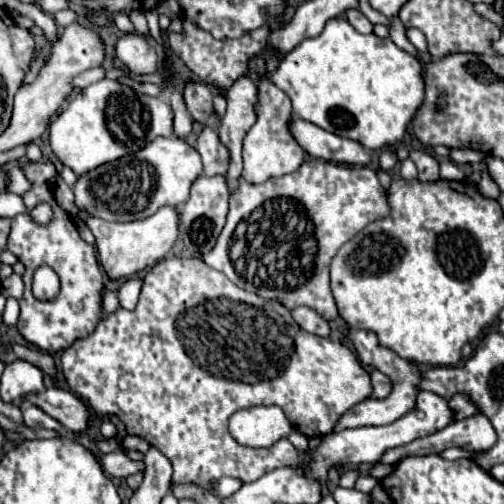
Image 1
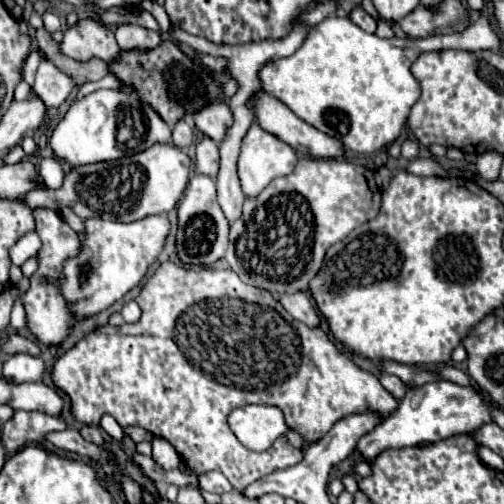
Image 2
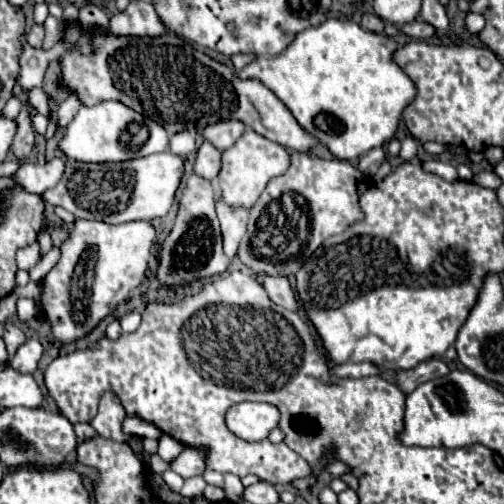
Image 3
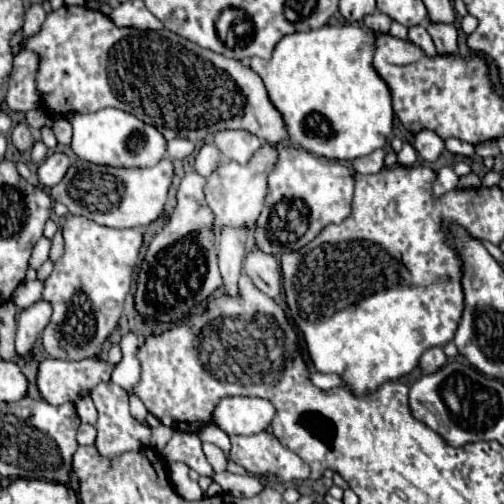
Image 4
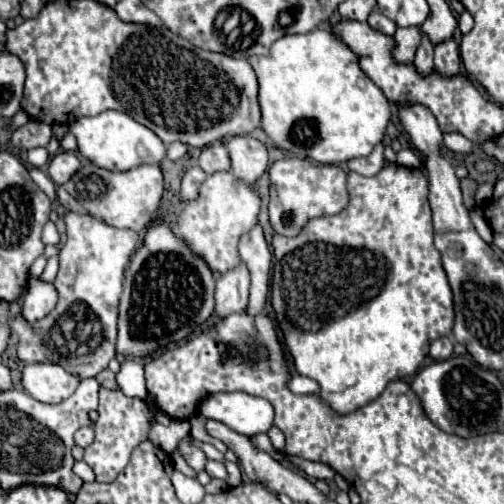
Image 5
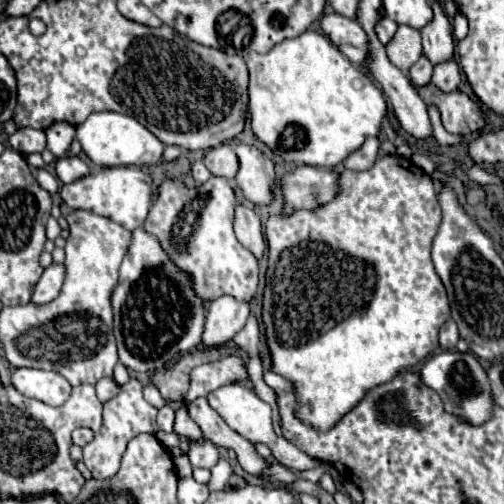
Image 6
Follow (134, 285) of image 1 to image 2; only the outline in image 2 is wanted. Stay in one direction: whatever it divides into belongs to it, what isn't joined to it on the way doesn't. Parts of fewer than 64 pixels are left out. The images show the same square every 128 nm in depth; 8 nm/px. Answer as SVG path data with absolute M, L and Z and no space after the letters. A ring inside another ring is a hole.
M134 300L126 302L126 304L122 306L122 316L124 316L126 322L136 322L136 320L140 318L140 306L138 306Z

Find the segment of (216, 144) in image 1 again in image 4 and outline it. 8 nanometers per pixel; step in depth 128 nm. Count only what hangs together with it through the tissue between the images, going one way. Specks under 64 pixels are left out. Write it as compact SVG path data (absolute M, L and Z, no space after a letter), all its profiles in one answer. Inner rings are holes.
M204 144L196 154L196 172L208 178L222 162L222 154L214 144Z

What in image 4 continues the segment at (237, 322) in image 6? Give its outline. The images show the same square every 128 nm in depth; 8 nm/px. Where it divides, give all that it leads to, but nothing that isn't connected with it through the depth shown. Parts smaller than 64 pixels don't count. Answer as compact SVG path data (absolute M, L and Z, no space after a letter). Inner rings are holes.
M222 228L218 240L218 264L224 278L224 290L230 296L238 294L238 276L242 274L244 246L248 240L246 228Z

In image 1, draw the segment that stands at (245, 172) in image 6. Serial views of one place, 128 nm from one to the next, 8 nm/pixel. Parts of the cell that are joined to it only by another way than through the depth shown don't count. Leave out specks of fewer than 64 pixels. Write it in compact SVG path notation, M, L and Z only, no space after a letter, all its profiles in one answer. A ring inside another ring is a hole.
M186 82L184 102L194 120L198 120L206 126L212 126L212 128L216 126L216 114L212 110L212 92L208 90L208 86L204 86L200 82Z

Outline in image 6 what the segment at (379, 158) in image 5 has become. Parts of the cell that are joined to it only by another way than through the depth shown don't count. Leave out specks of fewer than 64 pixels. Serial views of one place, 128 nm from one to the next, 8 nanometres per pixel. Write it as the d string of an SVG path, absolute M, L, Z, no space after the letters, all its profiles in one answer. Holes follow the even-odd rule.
M368 138L360 150L352 152L352 154L344 160L344 166L346 166L348 170L358 170L358 172L368 170L368 168L372 168L372 164L376 162L378 154L380 154L380 140L378 140L378 138Z

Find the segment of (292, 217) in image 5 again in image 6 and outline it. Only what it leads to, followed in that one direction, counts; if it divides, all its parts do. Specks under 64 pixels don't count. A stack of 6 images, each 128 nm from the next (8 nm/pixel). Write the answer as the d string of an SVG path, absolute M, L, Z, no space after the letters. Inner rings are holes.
M296 166L294 170L286 172L282 176L282 216L288 216L296 210L312 210L318 206L324 206L332 202L338 196L338 178L340 172L330 168L318 168L318 166Z

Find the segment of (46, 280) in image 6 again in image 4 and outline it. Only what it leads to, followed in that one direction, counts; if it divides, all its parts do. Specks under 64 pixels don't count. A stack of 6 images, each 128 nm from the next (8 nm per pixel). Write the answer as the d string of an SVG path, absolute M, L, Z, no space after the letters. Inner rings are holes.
M44 300L36 302L34 306L22 310L18 320L18 334L16 334L16 352L22 358L32 358L34 342L38 340L40 332L48 326L52 314L52 306Z

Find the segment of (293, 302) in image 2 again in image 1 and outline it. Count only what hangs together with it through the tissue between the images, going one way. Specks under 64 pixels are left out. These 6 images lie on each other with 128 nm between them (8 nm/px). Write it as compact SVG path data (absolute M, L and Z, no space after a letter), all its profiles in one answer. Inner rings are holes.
M300 306L300 308L292 310L292 318L300 324L302 330L306 330L310 334L316 334L316 336L322 336L322 338L330 336L328 322L322 316L318 316L314 310L306 308L306 306Z

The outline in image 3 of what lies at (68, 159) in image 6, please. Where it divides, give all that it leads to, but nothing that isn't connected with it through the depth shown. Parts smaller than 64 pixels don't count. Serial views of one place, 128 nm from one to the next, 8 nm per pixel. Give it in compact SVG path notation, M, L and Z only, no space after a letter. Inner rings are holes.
M54 158L48 160L46 166L40 166L36 162L20 162L18 170L12 174L12 180L20 184L26 192L42 194L44 190L58 184L60 176L64 174L64 160Z

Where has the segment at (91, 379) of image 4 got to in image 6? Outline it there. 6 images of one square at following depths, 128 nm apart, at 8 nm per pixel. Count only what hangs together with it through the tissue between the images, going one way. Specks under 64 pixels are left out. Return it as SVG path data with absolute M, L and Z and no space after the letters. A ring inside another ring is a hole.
M18 368L12 374L12 384L18 392L28 398L40 400L50 406L60 406L68 400L72 386L58 372L34 370L34 368ZM102 378L95 385L95 389L97 397L102 403L118 395L121 391L120 385L114 379L109 378Z

